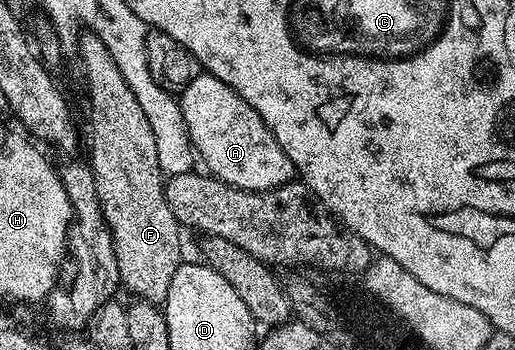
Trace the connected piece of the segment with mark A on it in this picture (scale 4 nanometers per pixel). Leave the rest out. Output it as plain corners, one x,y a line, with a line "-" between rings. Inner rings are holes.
208,74
196,76
179,94
179,103
183,122
187,122
189,142
194,153
206,164
208,175
215,176
225,184
242,188
248,192
271,192
273,189
290,183
294,179
295,169
291,158
283,154
279,142
267,130
267,126
259,118
259,114
227,82

